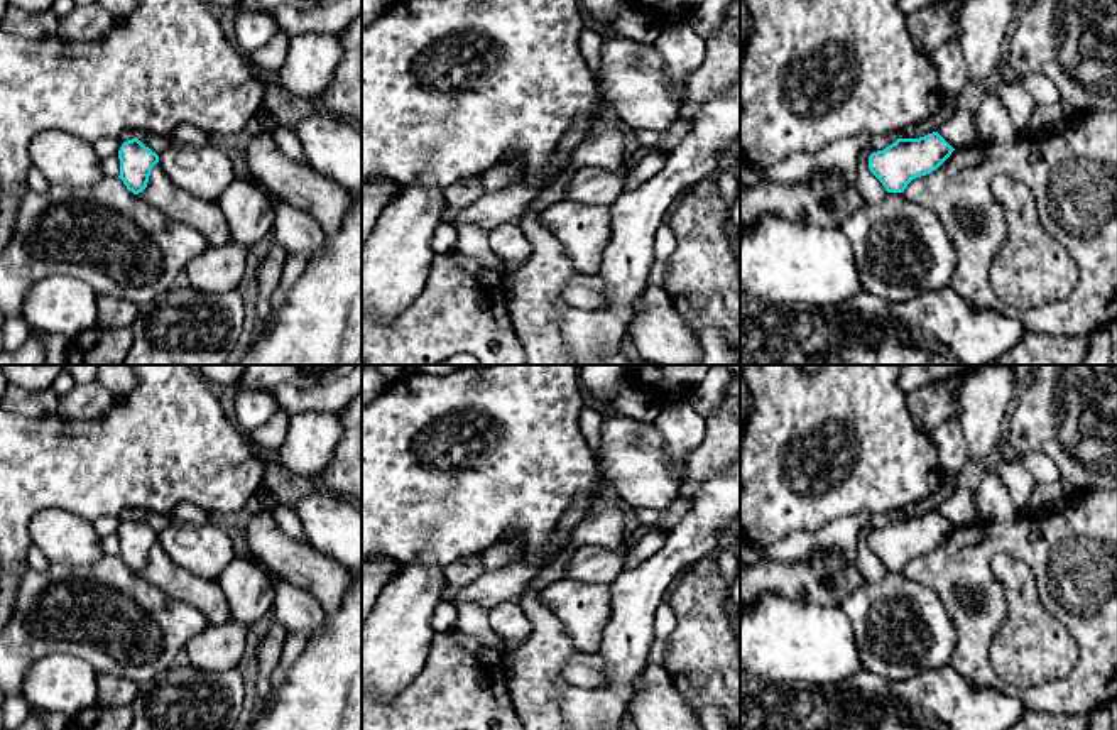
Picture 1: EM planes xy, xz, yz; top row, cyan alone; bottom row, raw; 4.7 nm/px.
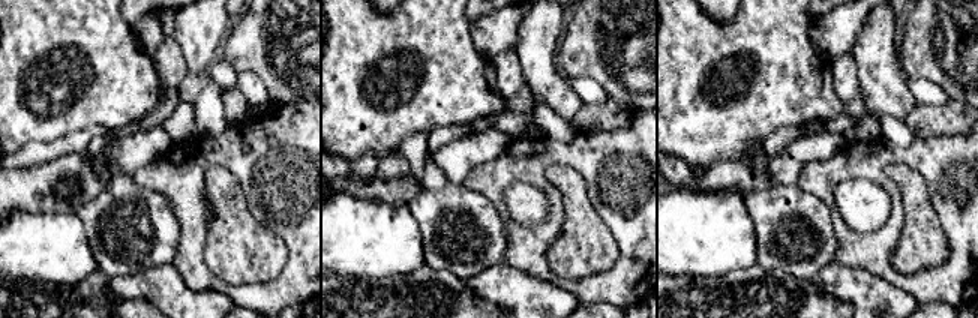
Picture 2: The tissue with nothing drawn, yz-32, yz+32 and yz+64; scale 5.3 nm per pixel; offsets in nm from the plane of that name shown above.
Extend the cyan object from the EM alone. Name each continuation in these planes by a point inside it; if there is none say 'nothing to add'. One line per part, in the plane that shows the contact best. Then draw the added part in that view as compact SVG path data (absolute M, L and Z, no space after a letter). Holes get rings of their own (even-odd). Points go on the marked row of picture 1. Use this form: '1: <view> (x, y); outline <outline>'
nothing to add

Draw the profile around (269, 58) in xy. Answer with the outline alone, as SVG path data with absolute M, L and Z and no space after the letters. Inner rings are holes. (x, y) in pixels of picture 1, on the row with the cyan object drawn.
M277 32L270 42L257 49L247 59L262 73L274 74L286 61L291 37Z

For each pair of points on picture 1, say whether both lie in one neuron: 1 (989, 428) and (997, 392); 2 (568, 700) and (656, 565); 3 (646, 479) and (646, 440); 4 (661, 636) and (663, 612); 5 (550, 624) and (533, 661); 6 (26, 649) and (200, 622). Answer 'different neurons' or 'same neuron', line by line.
1: same neuron
2: same neuron
3: same neuron
4: same neuron
5: same neuron
6: same neuron

